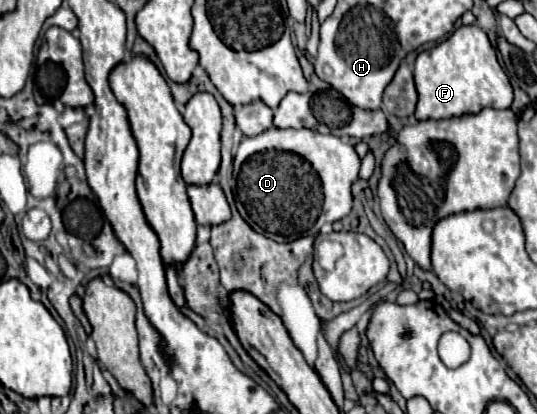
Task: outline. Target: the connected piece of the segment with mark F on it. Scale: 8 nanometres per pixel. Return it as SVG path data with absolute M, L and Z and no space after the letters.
M471 24L459 26L445 42L425 50L415 60L415 86L419 102L415 110L417 120L441 120L461 116L463 112L479 112L481 108L509 108L513 102L513 88L505 76L495 46L487 34Z

